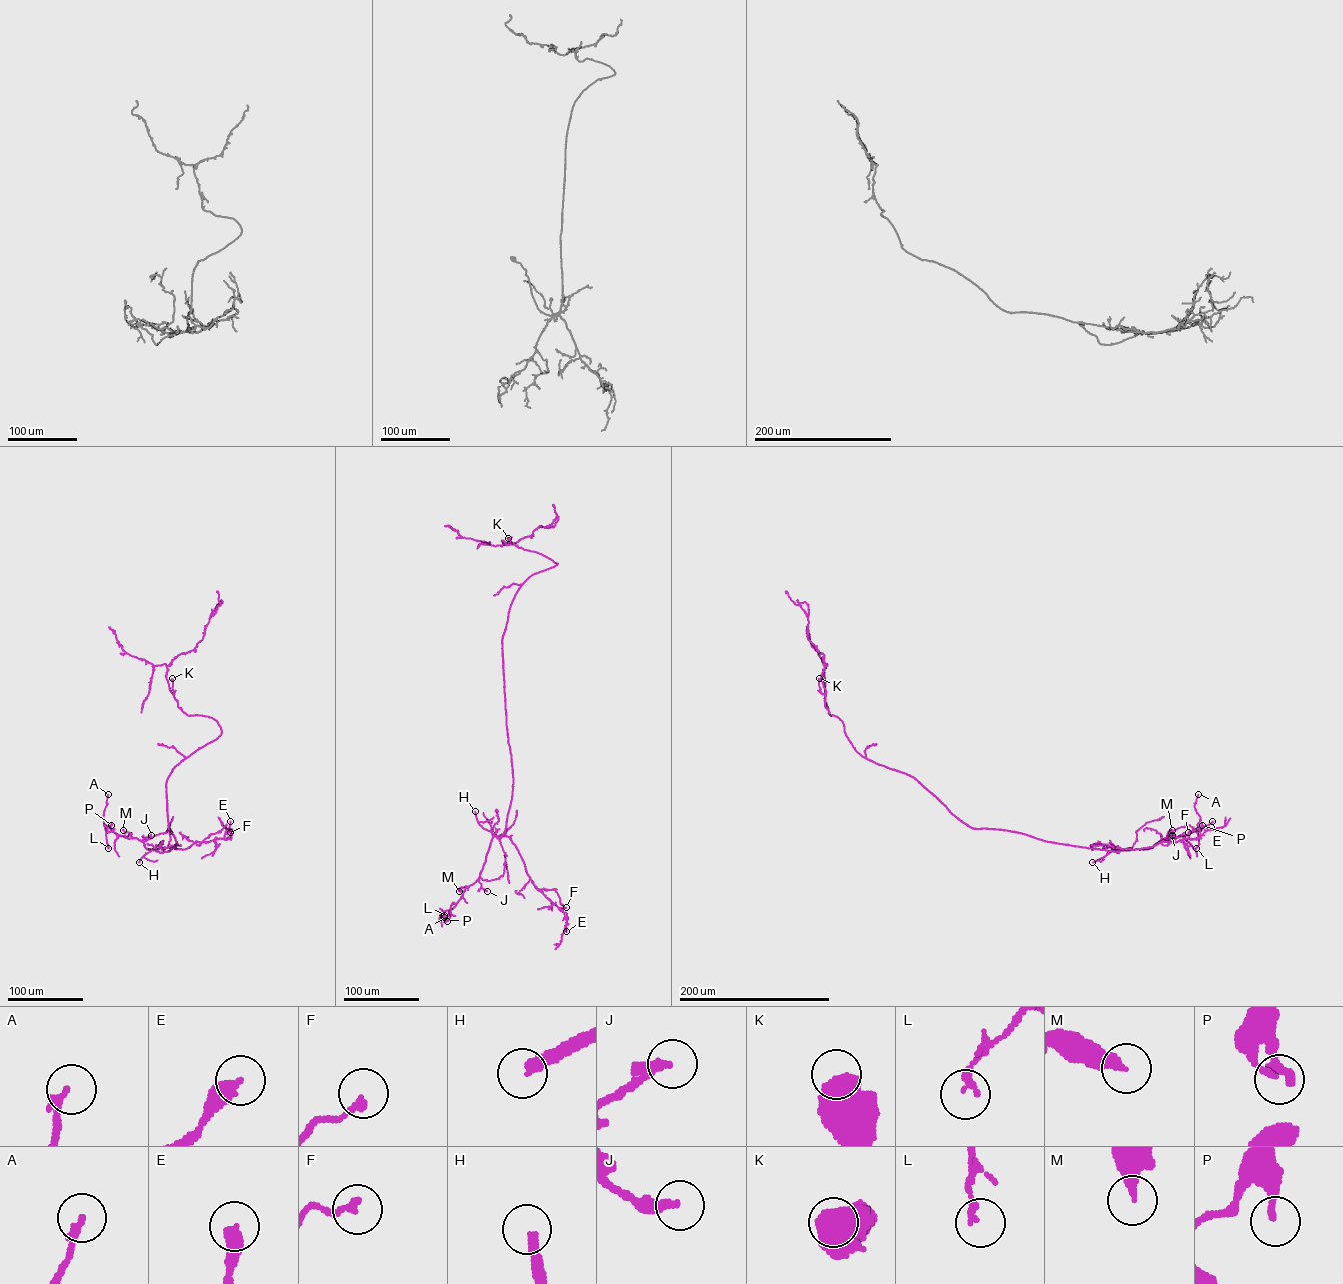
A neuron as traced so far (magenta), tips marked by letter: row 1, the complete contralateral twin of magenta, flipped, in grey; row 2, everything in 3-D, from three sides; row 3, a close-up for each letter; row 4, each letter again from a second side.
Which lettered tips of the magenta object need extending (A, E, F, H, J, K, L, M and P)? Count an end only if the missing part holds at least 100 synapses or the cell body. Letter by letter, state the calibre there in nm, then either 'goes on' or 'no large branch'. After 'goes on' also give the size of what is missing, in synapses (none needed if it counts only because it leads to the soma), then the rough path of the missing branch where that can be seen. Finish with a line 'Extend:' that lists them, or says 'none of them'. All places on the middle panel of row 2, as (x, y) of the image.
A: 220 nm | no large branch
E: 440 nm | no large branch
F: 200 nm | no large branch
H: 300 nm | goes on
J: 300 nm | no large branch
K: 650 nm | no large branch
L: 180 nm | no large branch
M: 360 nm | no large branch
P: 170 nm | no large branch
Extend: H

